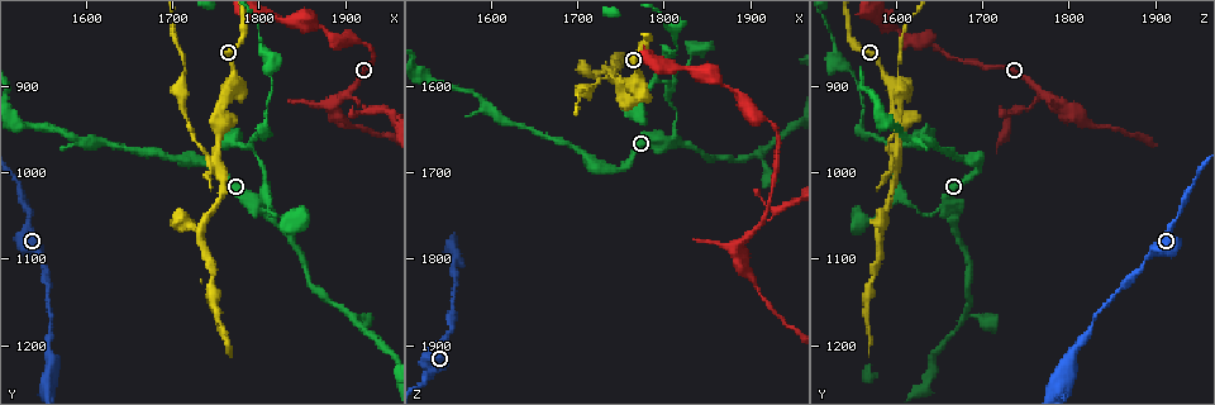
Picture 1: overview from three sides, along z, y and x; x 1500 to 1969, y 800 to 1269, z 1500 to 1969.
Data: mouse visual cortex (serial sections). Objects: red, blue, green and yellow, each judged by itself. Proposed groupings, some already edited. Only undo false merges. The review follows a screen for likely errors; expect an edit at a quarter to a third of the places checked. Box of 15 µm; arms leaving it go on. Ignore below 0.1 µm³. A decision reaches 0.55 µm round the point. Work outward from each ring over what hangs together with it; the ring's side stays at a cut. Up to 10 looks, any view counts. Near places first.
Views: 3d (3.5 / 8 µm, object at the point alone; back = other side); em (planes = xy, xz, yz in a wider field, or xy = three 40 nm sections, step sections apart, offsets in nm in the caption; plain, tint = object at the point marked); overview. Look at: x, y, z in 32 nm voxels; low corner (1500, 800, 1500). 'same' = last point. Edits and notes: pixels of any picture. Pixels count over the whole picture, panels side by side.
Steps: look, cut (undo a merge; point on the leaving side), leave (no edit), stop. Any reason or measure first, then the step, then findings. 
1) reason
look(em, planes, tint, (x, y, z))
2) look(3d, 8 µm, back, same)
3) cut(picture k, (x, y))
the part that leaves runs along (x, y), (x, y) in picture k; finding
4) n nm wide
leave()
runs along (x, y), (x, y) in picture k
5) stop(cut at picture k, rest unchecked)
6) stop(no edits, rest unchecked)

branch point
look(3d, 8 µm, (1755, 980, 1600))

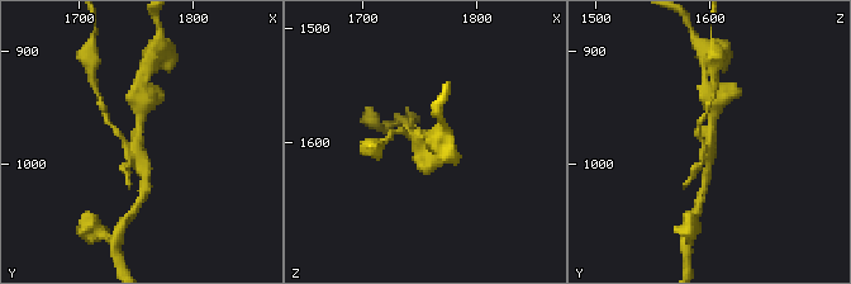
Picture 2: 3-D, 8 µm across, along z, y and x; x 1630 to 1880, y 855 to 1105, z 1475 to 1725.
look(em, xy, step 5, tint, (1750, 982, 1600))

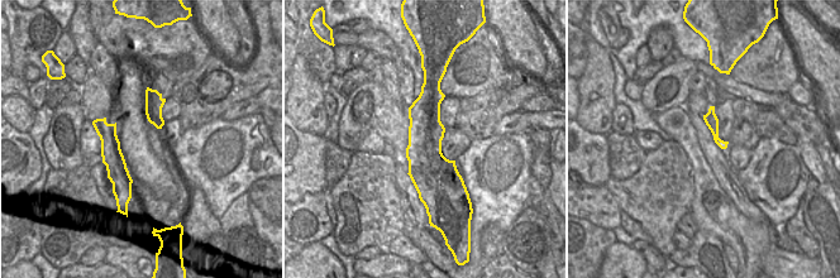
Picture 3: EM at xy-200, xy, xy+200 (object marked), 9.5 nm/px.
cut(picture 2, (698, 132))
border along (120, 162), (110, 181) in picture 3; two cells meet here

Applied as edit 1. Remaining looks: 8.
sudden change in width
look(3d, 3.5 µm, (1810, 1040, 1660))

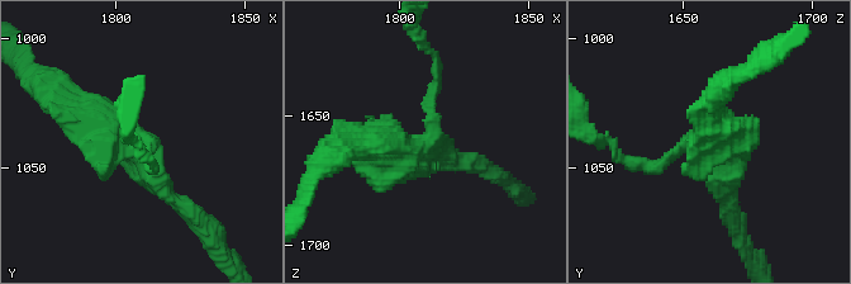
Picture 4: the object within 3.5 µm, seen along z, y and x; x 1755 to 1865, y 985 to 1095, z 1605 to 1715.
look(em, xy, step 2, tint, (1807, 1040, 1663))

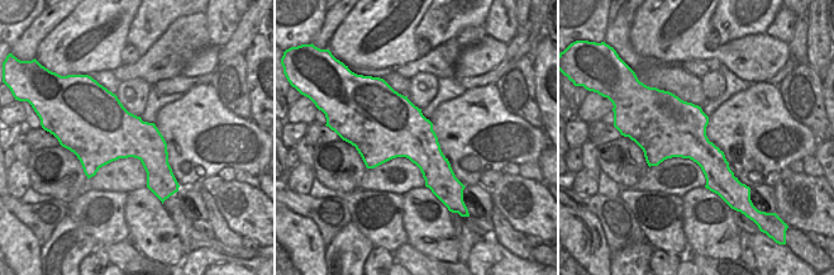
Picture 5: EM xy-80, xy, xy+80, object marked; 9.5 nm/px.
600 nm wide
leave()
runs along (342, 146), (417, 150), (436, 79) in picture 4; continuous, no second cell

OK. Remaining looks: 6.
three arms meet
look(3d, 3.5 µm, (1905, 905, 1765))

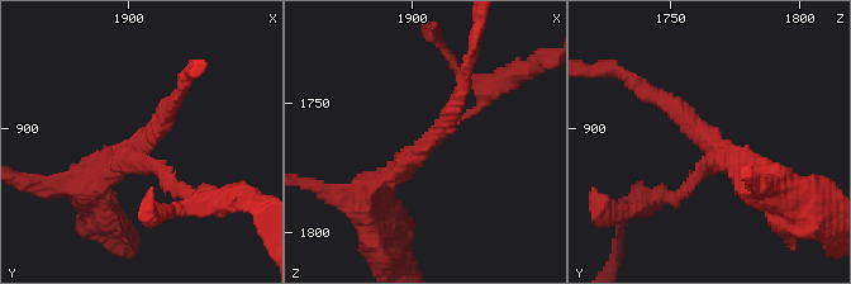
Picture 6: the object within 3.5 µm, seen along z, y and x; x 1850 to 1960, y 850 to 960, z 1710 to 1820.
look(em, xy, step 5, tint, (1905, 906, 1767))

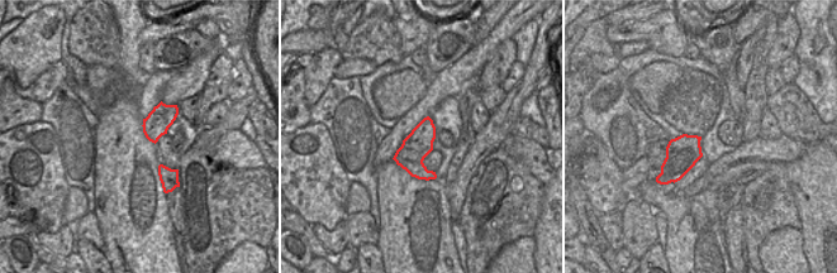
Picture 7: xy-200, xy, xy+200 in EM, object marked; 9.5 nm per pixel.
280 nm wide
cut(picture 6, (175, 190))
the part that leaves runs along (147, 159), (182, 194), (237, 198) in picture 6; a second cell is stuck on

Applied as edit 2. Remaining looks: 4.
look(overview)

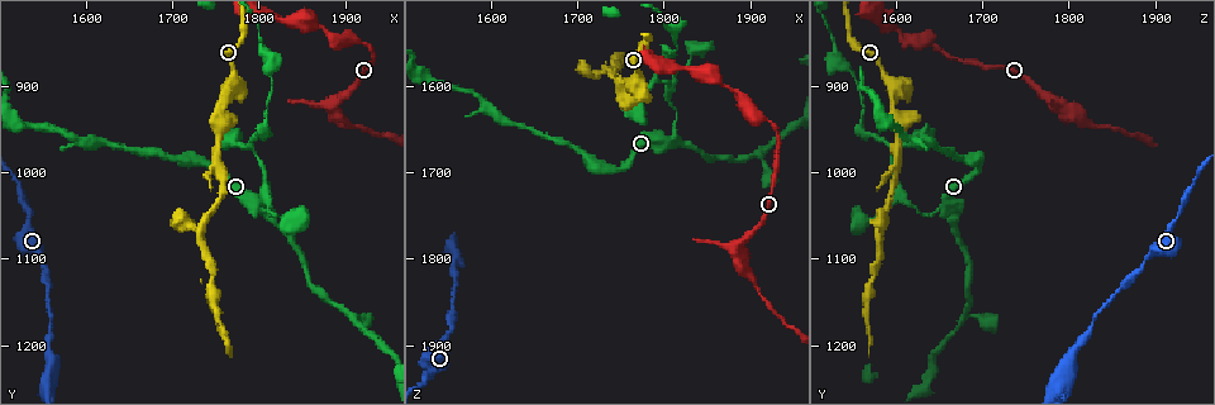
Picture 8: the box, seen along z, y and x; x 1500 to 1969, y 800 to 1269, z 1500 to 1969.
calibre changes
look(3d, 3.5 µm, (1805, 1000, 1595))

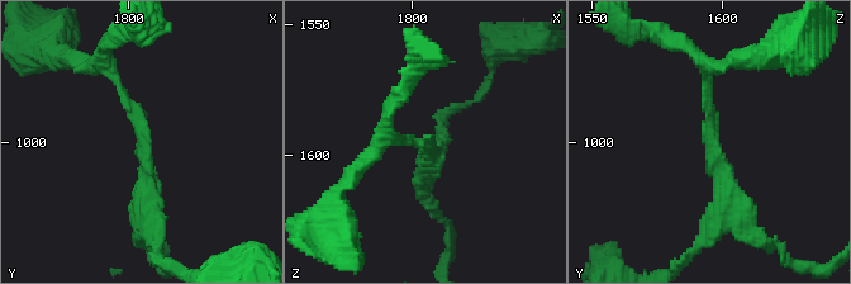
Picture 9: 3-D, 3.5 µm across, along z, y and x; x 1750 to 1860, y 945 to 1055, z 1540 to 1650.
arms of 150, 300 nm
look(em, planes, tint, (1805, 996, 1595))

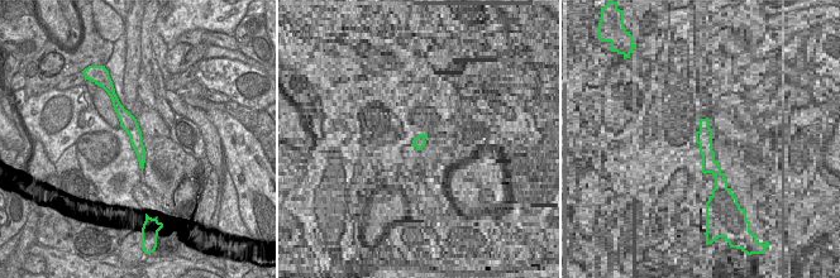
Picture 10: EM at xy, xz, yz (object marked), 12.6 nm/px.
leave()
runs along (740, 212), (713, 157), (700, 61) in picture 9; one cell here

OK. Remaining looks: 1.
stop(cut at picture 2, cut at picture 6, rest unchecked)

